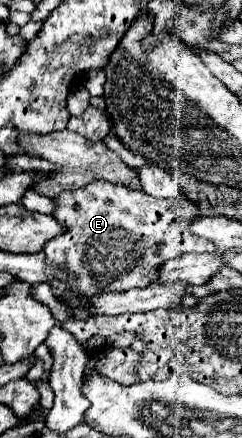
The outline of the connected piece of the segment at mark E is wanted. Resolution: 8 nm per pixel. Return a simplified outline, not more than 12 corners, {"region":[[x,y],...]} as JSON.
{"region":[[109,181],[53,197],[69,233],[43,249],[83,301],[147,287],[159,265],[215,251],[187,197]]}

